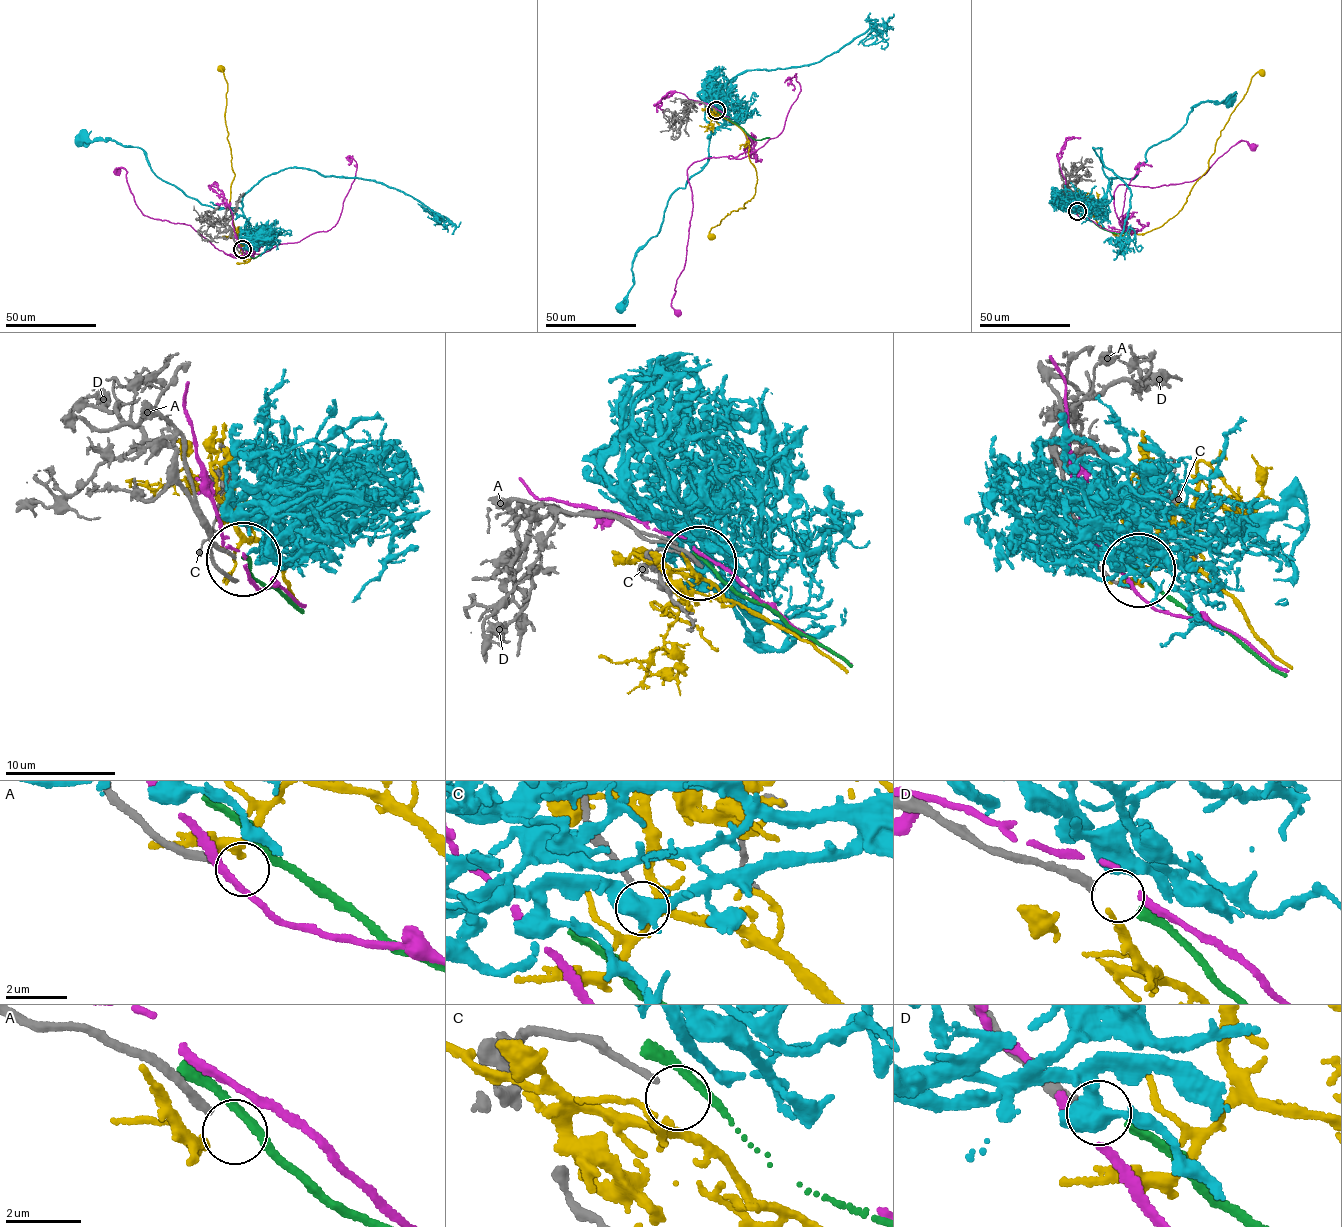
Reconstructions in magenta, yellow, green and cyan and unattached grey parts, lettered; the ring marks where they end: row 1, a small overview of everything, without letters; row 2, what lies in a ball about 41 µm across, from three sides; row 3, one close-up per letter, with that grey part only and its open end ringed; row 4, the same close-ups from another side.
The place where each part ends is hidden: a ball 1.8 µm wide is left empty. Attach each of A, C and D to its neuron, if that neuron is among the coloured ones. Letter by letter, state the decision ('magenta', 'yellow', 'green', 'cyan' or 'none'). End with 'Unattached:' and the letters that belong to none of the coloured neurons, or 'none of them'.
A: none
C: none
D: green
Unattached: A, C

